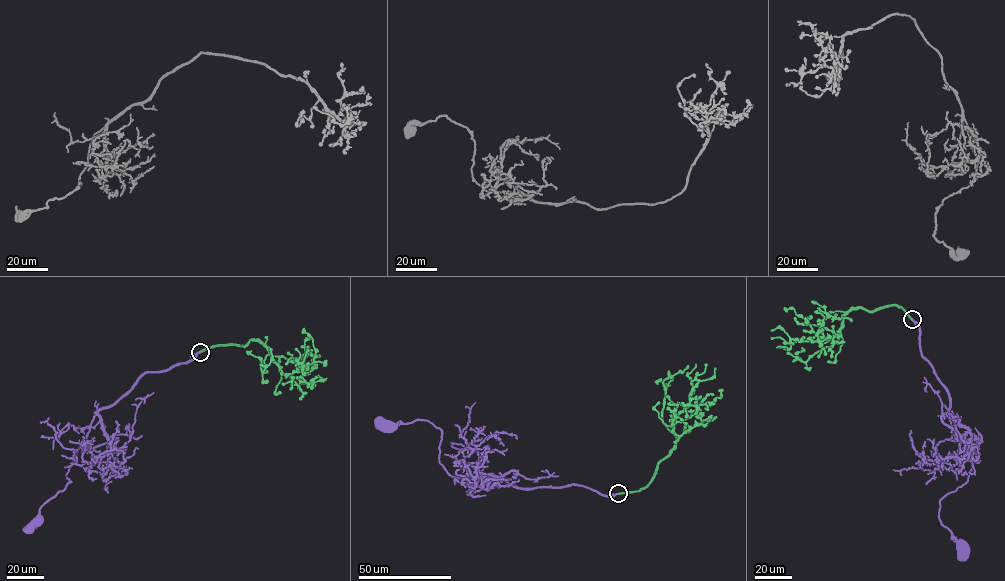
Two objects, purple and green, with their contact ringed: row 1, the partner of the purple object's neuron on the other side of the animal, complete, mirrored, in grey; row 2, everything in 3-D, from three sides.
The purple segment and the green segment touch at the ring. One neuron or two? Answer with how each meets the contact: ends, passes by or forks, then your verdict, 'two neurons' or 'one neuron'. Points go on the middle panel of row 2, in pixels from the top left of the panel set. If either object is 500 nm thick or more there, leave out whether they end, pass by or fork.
one neuron

